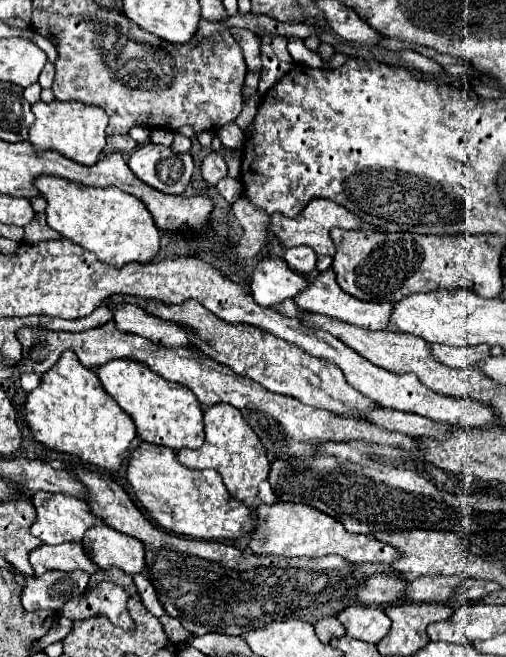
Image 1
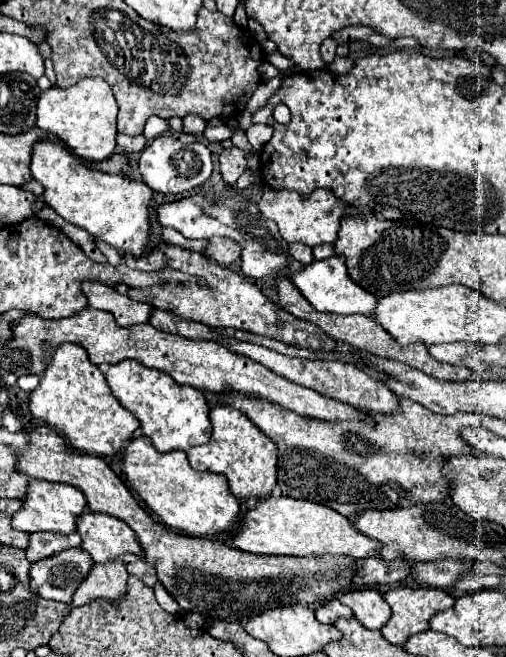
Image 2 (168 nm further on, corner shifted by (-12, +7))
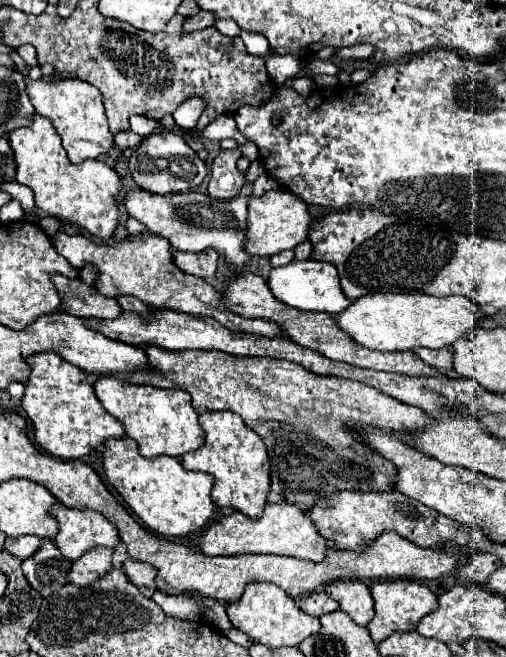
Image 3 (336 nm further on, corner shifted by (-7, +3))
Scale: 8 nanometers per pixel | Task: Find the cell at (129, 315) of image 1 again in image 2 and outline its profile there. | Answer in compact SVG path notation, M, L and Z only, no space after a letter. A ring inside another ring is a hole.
M84 281L82 283L82 293L88 299L88 307L112 313L118 325L148 323L148 317L152 313L152 305L132 301L130 297L116 293L114 287L108 287L104 283Z

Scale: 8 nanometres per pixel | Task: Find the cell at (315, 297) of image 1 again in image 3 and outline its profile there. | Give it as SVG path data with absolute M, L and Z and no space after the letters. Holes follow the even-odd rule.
M293 261L291 265L275 267L267 279L273 295L287 303L289 307L301 309L301 311L325 311L331 315L343 313L351 305L347 297L343 297L343 289L339 285L339 275L335 265L325 263L325 261Z

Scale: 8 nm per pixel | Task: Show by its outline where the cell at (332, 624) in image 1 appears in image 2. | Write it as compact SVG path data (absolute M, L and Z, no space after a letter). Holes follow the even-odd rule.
M330 599L316 609L316 619L320 619L322 623L334 623L338 617L350 617L350 615L352 611L346 605L342 605L338 599Z

